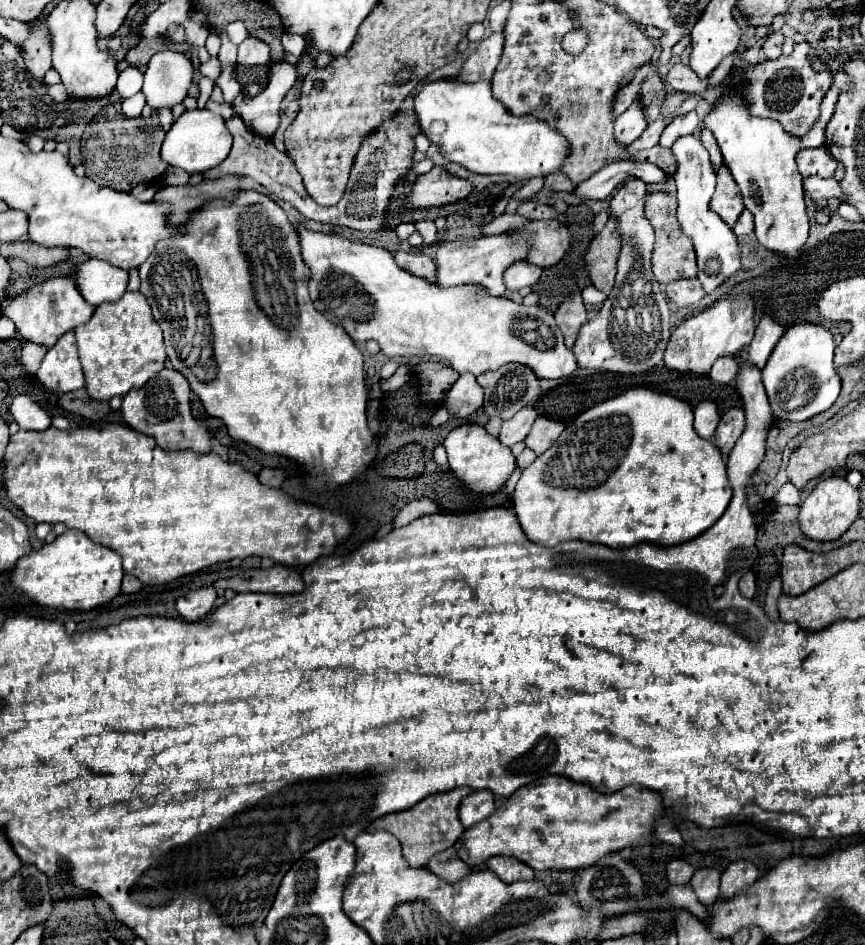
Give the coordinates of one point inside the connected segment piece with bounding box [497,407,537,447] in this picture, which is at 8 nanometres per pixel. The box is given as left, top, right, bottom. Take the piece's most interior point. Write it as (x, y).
(513, 430)

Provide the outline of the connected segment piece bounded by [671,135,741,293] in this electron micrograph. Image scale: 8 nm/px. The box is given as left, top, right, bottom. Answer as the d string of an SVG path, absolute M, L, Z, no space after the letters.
M685 135L675 141L671 151L679 163L679 169L675 173L677 199L679 199L677 217L679 217L683 231L691 237L695 251L697 251L697 265L699 265L697 279L701 281L705 293L713 293L731 275L735 275L741 269L741 251L737 245L737 237L733 229L721 217L717 217L717 213L709 209L709 199L715 191L715 169L701 141L693 139L693 135Z

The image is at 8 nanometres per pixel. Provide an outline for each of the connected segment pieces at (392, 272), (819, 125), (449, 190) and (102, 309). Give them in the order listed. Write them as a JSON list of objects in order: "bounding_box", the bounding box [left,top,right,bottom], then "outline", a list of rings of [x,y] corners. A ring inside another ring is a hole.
[{"bounding_box":[295,225,577,379],"outline":[[[303,225],[295,227],[295,231],[299,235],[303,263],[311,271],[307,287],[309,287],[309,295],[311,295],[315,309],[323,317],[327,317],[331,323],[341,325],[349,333],[349,337],[357,343],[375,339],[387,357],[435,355],[435,357],[447,359],[457,373],[473,373],[473,375],[497,371],[505,363],[527,365],[539,379],[569,377],[577,369],[573,351],[565,347],[563,333],[557,329],[553,315],[547,313],[543,307],[525,307],[525,305],[513,303],[505,297],[489,297],[489,295],[483,295],[483,291],[475,285],[439,289],[437,285],[403,271],[387,249],[365,245],[359,241],[349,241],[339,235],[309,231]],[[523,319],[543,319],[545,325],[555,331],[555,345],[551,349],[541,351],[541,349],[529,345],[523,337],[517,337],[515,323],[523,321]]]},{"bounding_box":[705,87,839,269],"outline":[[[831,87],[823,97],[821,117],[807,137],[791,137],[775,119],[751,117],[751,113],[747,113],[745,99],[737,89],[729,89],[727,95],[719,99],[719,105],[715,105],[715,109],[705,117],[705,127],[713,131],[715,139],[719,139],[725,165],[743,193],[745,207],[755,217],[757,241],[781,257],[779,269],[795,267],[801,259],[801,249],[809,239],[803,179],[799,177],[795,155],[805,147],[819,147],[825,141],[825,127],[835,111],[837,99],[839,91]]]},{"bounding_box":[407,167,475,207],"outline":[[[433,167],[427,175],[421,175],[413,183],[413,193],[407,199],[407,205],[439,207],[439,205],[447,205],[447,203],[465,199],[473,189],[475,189],[475,185],[471,181],[459,179],[443,167]]]},{"bounding_box":[75,291,167,401],"outline":[[[125,291],[123,297],[119,297],[119,301],[107,301],[99,305],[89,323],[75,327],[75,337],[77,337],[79,359],[85,373],[85,389],[89,397],[95,401],[109,401],[115,395],[123,397],[125,393],[129,393],[129,389],[139,389],[163,369],[167,359],[161,329],[153,321],[151,307],[147,305],[147,299],[139,291]]]}]

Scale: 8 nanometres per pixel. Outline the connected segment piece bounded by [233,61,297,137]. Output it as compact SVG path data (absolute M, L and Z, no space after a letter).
M279 61L271 65L269 85L255 97L239 93L233 101L235 115L241 117L247 129L259 133L259 137L271 137L279 129L281 101L289 93L297 79L297 65Z

